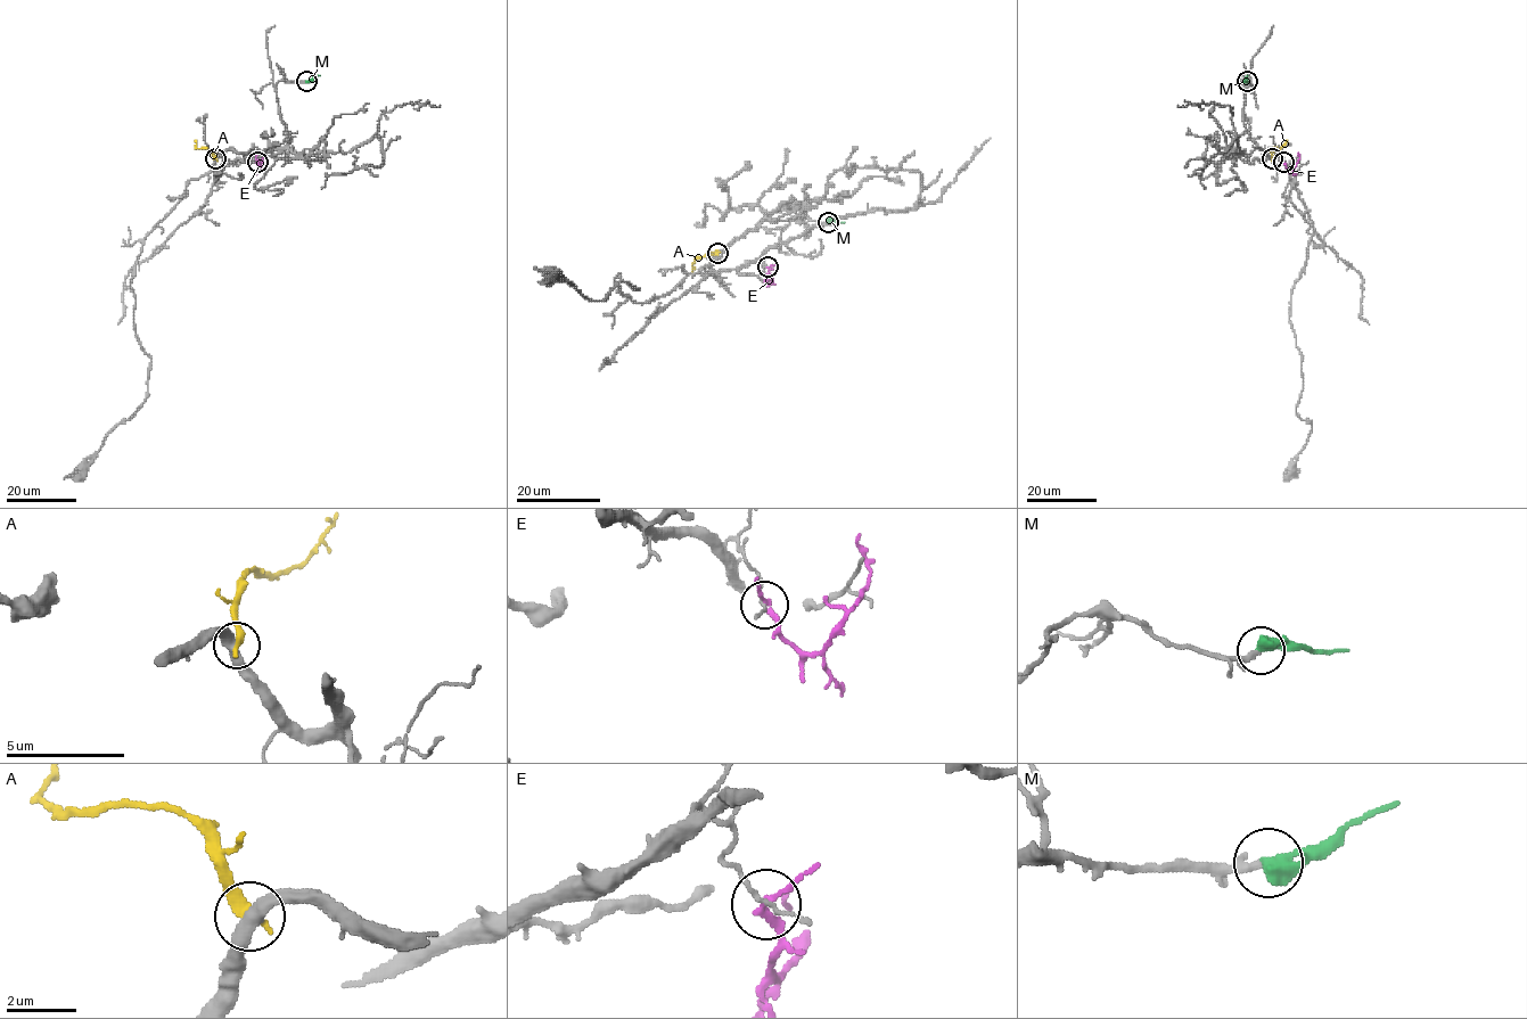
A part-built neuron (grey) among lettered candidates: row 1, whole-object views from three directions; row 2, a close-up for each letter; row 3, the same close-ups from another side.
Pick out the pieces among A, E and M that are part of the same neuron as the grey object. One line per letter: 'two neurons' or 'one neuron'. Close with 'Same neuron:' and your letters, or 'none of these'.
A: two neurons
E: two neurons
M: one neuron
Same neuron: M

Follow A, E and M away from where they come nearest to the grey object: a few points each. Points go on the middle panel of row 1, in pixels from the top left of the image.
A: (719, 253), (699, 256), (692, 263), (692, 271)
E: (768, 266), (772, 282), (769, 284)
M: (828, 222), (844, 222)

